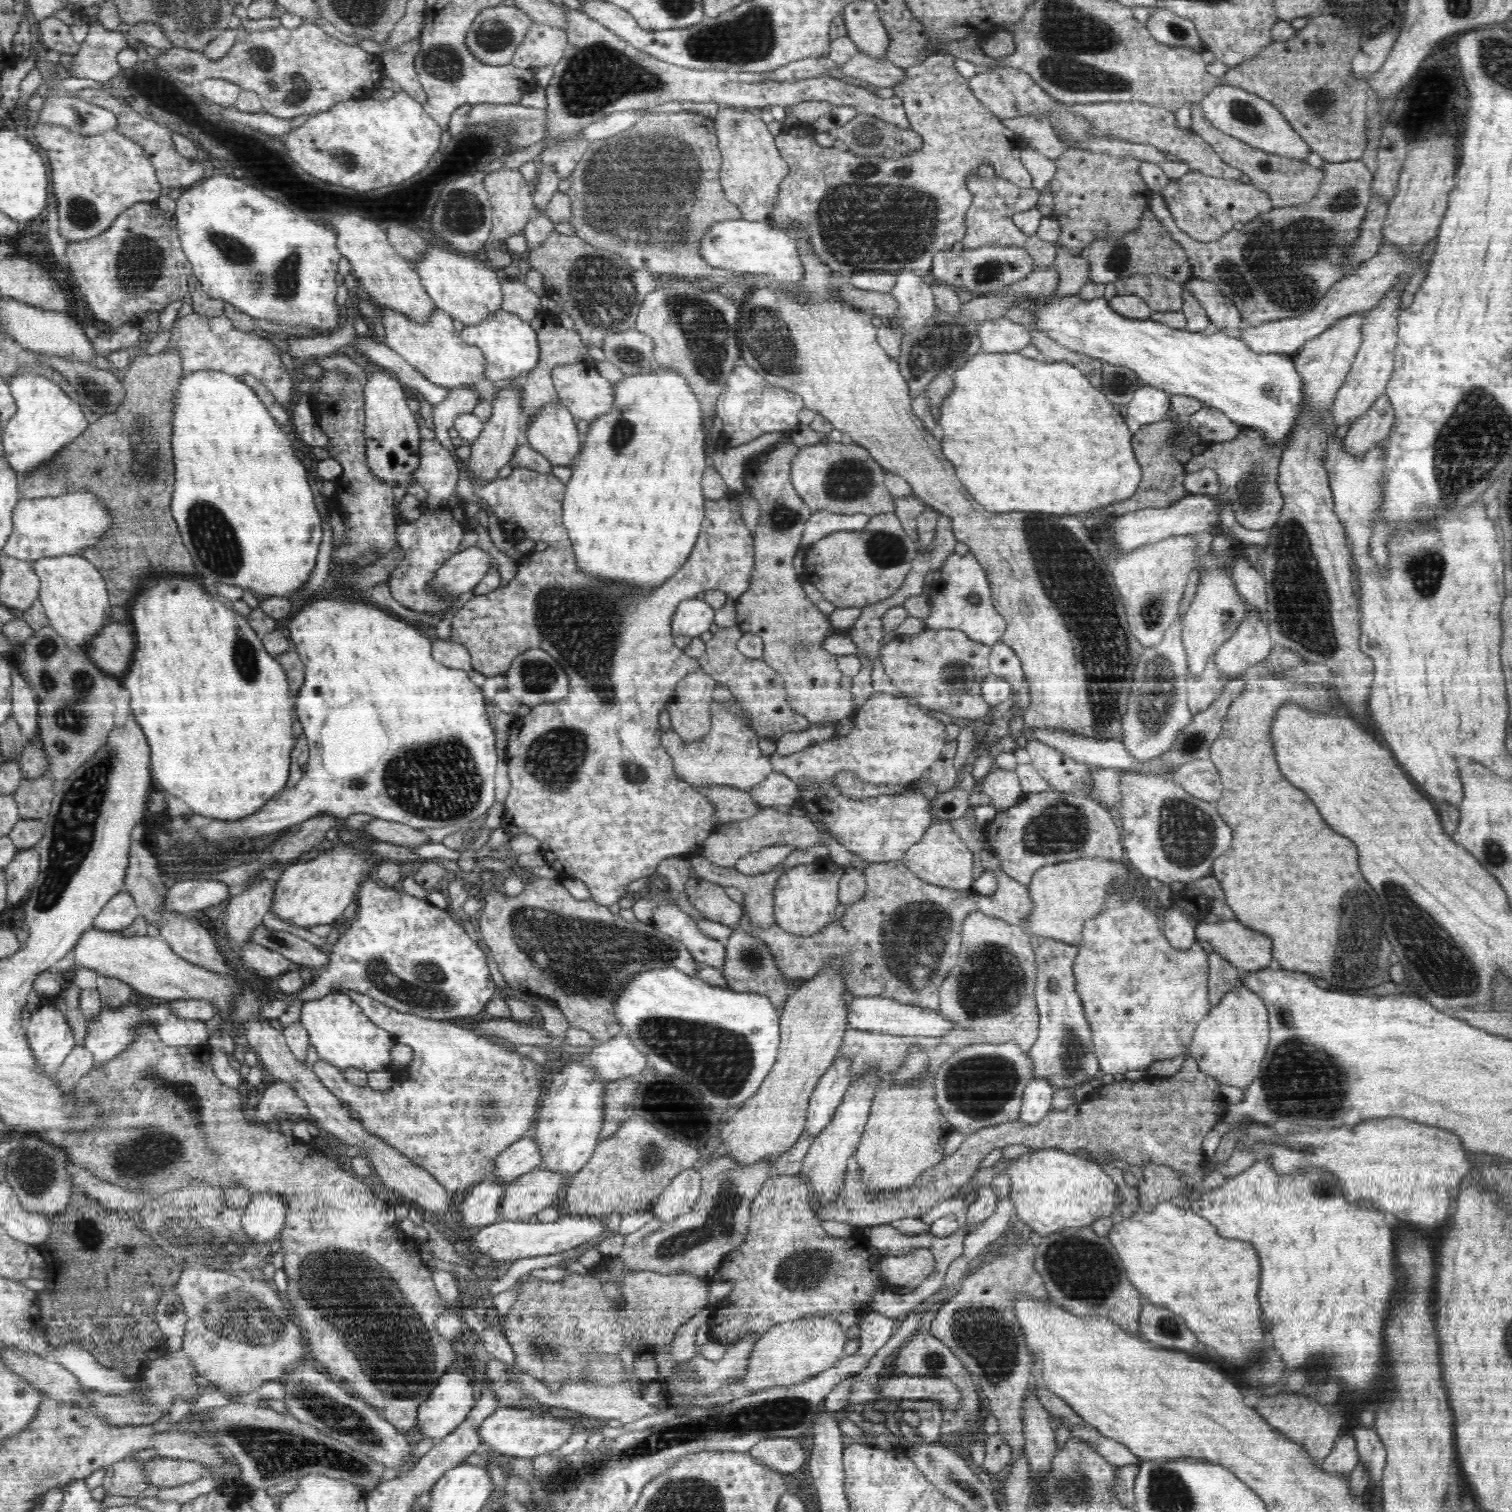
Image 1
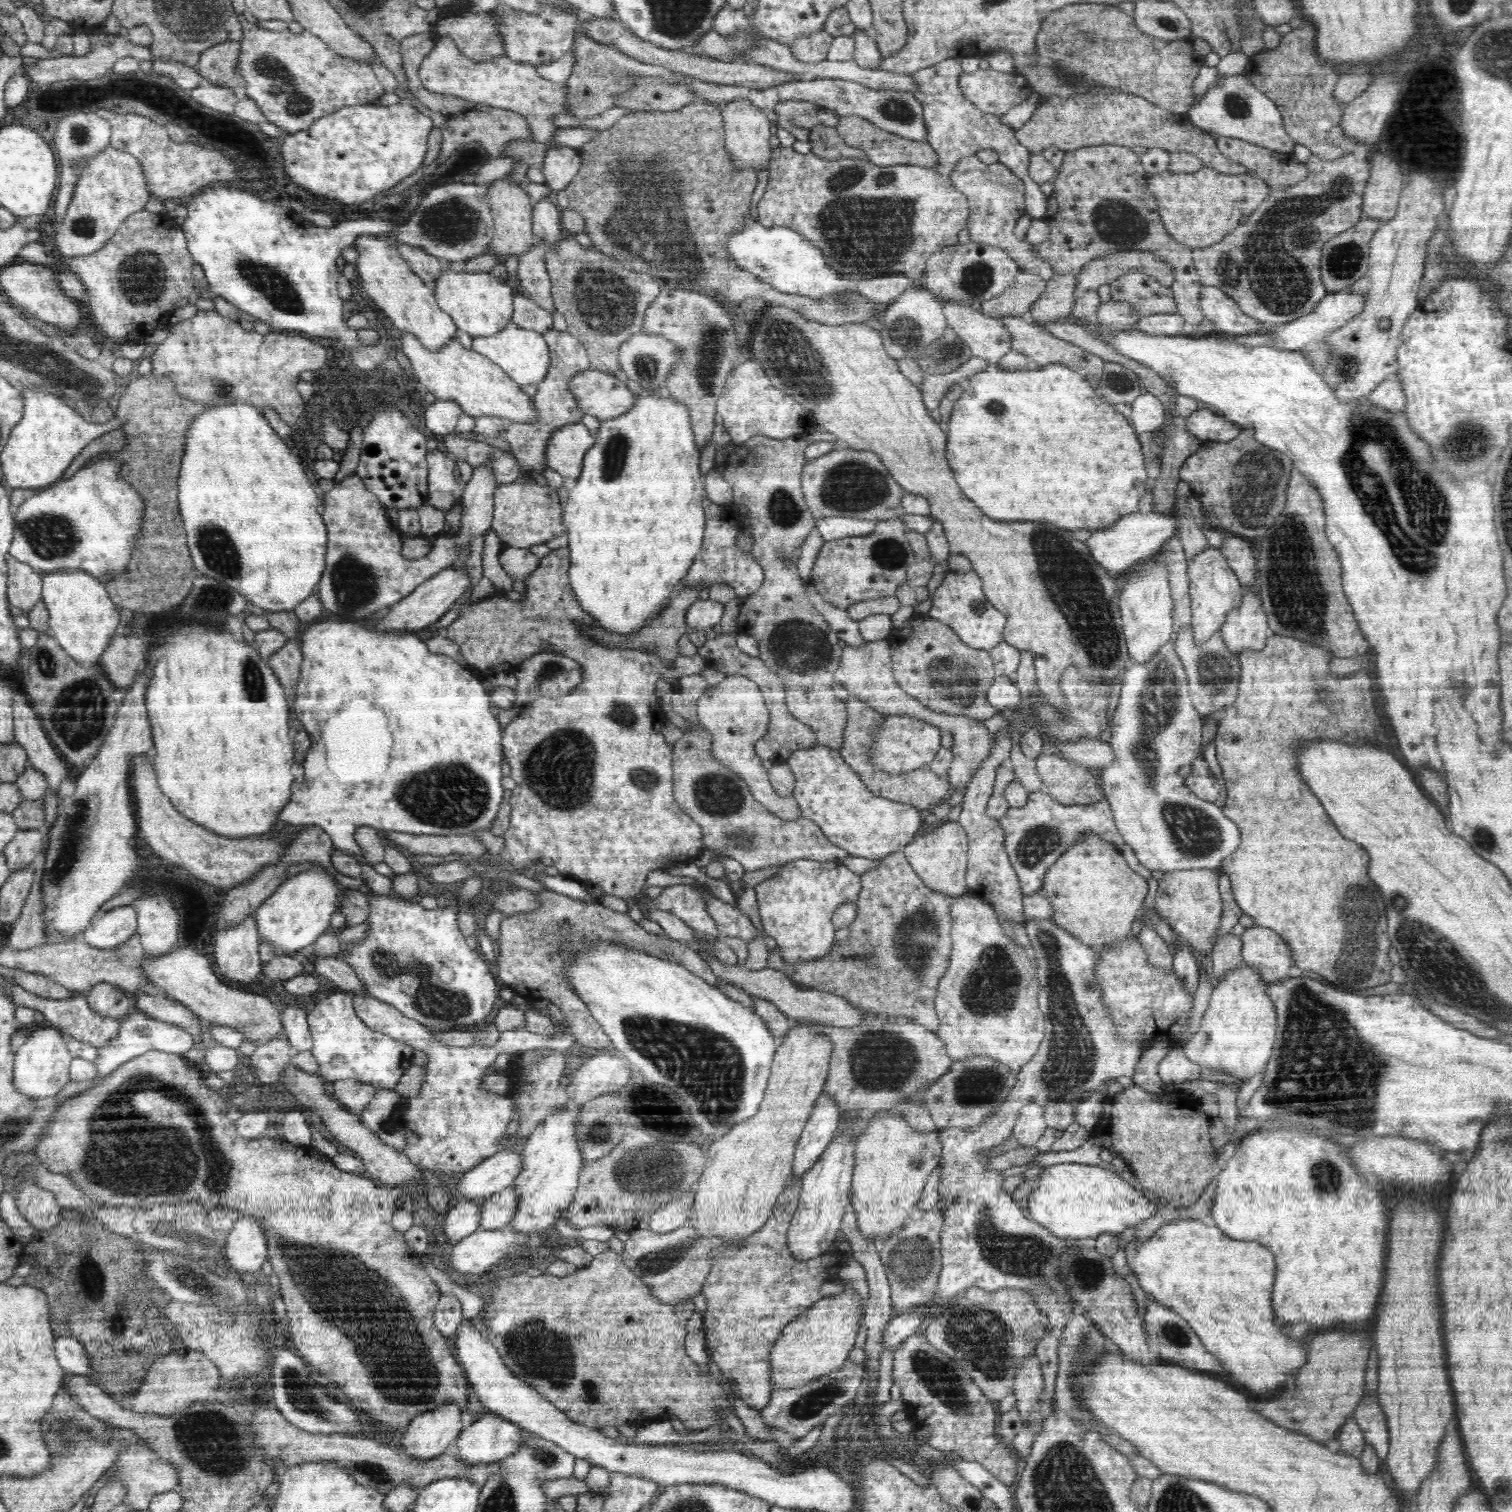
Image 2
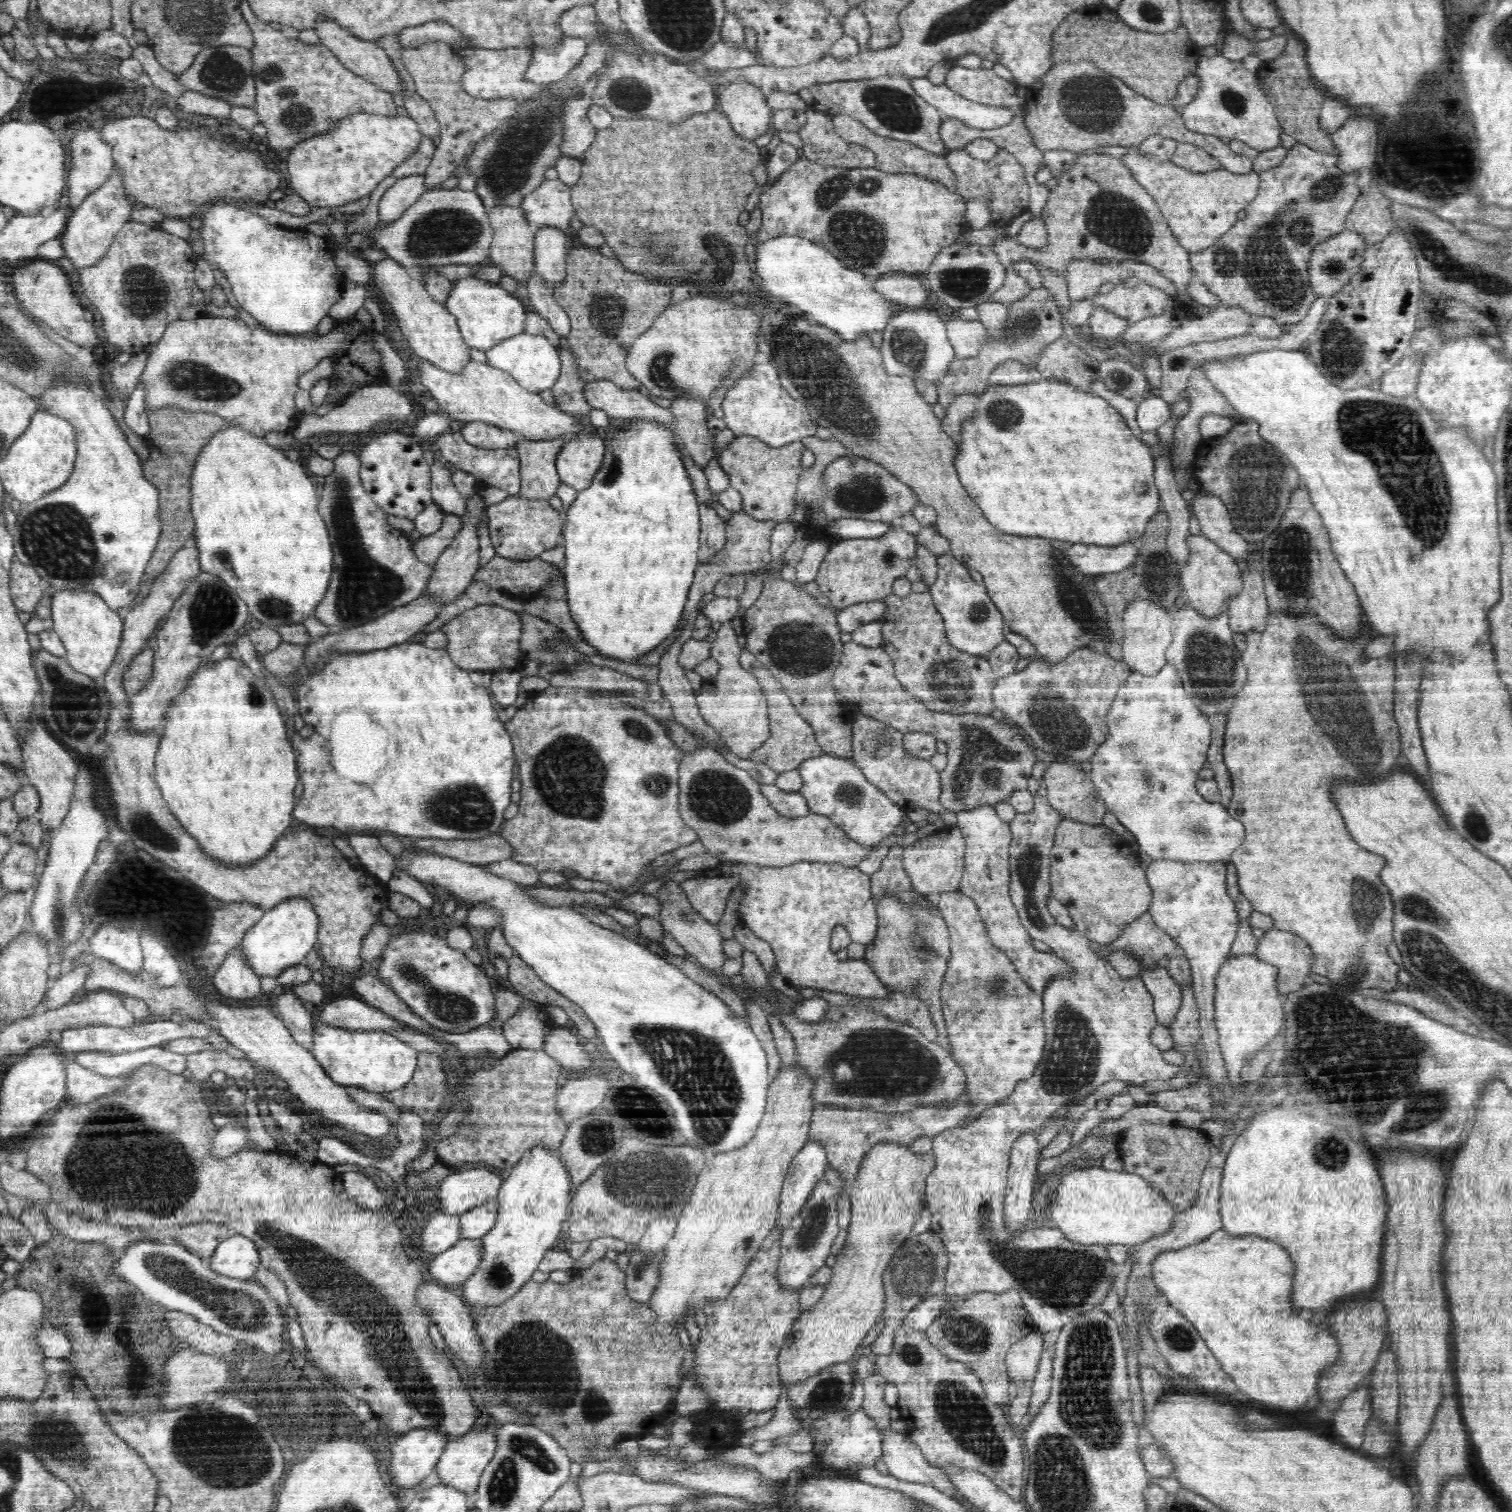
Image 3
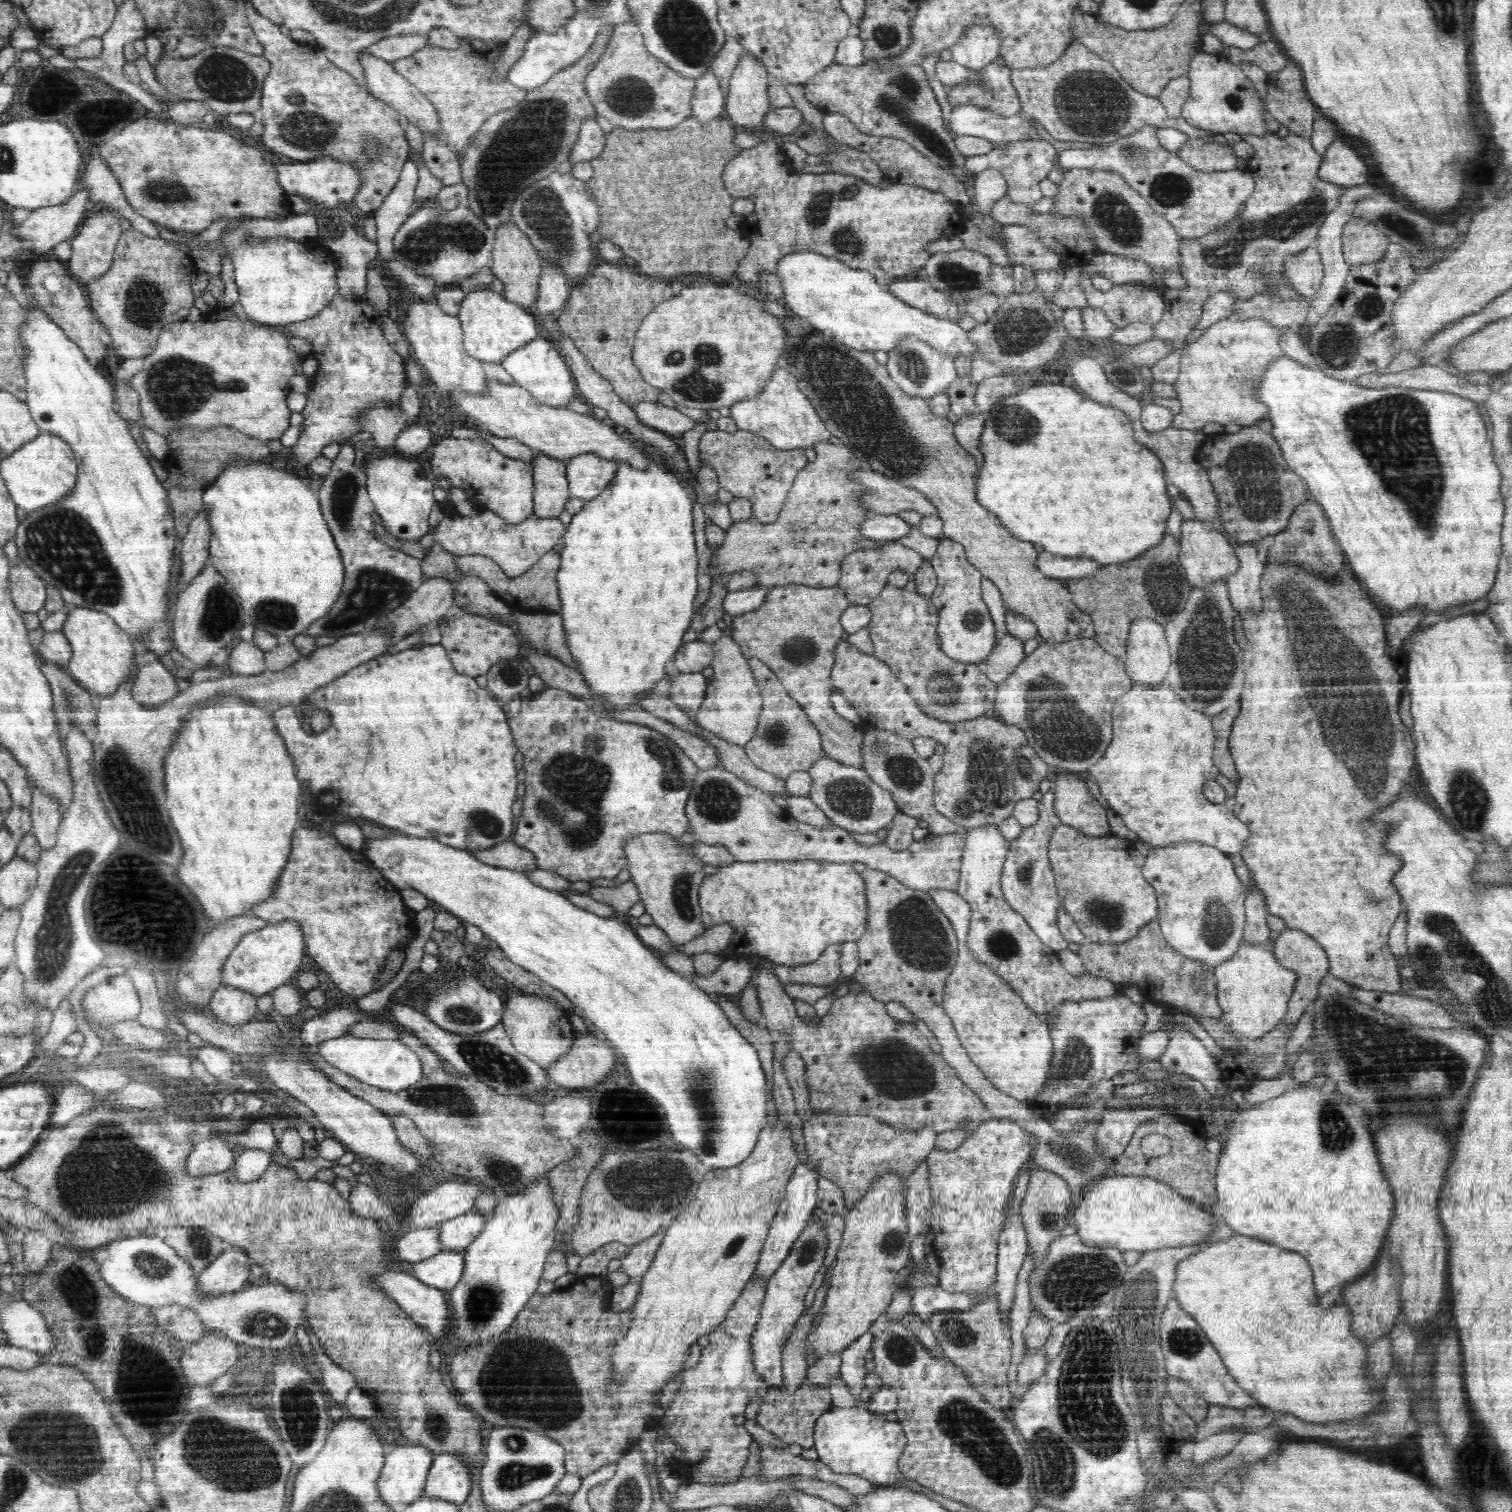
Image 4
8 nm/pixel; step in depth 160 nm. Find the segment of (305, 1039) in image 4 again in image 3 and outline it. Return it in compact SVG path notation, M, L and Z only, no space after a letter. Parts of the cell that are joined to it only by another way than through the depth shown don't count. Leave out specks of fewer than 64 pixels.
M352 997L340 998L327 1004L321 1011L319 1022L348 1030L386 1031L407 1028L366 1001Z

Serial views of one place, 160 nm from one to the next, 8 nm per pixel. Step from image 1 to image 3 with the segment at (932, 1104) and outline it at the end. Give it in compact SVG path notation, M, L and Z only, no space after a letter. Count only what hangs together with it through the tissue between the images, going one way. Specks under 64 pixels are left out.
M880 1146L868 1162L864 1162L864 1174L855 1178L852 1188L847 1190L851 1202L851 1218L844 1248L836 1256L832 1266L832 1276L825 1286L821 1299L809 1312L799 1316L793 1330L787 1335L777 1358L779 1380L792 1385L811 1379L826 1366L838 1362L851 1361L861 1348L869 1331L878 1323L885 1310L885 1286L883 1274L888 1268L892 1255L913 1234L917 1207L925 1198L927 1176L933 1170L933 1154L928 1151L924 1156L915 1156L910 1150L896 1150L896 1146Z

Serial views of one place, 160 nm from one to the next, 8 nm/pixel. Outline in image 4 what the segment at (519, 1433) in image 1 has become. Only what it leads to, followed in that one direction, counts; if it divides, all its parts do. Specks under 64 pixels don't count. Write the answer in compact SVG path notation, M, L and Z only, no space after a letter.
M436 1454L428 1470L423 1494L427 1500L448 1501L460 1506L468 1498L471 1478L456 1455Z

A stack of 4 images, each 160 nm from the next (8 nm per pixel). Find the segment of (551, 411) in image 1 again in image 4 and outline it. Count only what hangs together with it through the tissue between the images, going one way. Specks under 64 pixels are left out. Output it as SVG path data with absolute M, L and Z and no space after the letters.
M583 454L565 462L571 497L594 501L608 488L618 472L618 462Z

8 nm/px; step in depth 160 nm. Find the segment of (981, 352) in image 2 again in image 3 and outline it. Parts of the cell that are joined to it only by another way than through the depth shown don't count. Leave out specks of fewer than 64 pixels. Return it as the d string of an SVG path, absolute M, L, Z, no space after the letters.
M958 316L945 322L949 341L952 343L956 359L974 359L980 353L981 344L991 332L978 321L963 320Z

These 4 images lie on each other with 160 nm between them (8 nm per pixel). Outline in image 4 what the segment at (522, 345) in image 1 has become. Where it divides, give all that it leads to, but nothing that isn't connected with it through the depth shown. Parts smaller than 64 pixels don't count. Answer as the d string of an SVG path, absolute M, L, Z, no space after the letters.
M540 335L528 345L520 347L503 360L504 370L514 379L515 384L530 392L538 402L554 409L567 408L568 400L578 397L574 391L574 377L568 371L563 355L557 347Z

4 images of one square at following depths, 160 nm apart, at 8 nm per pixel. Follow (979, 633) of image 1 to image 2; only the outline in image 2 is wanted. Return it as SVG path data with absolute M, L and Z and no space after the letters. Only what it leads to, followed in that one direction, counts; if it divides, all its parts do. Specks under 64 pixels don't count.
M974 570L960 574L947 572L932 594L932 606L928 615L948 625L965 645L972 648L989 651L1002 642L1006 617L987 600L981 578Z

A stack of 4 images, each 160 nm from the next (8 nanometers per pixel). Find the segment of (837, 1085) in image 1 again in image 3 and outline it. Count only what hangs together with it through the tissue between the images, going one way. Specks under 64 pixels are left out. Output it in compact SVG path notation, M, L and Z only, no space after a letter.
M808 1142L793 1158L783 1182L779 1214L775 1222L779 1234L788 1230L792 1220L802 1212L828 1168L828 1157L817 1142Z

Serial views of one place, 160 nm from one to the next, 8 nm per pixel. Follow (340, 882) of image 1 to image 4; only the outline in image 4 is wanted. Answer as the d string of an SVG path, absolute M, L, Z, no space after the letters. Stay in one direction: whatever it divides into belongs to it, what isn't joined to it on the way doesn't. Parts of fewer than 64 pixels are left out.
M266 923L266 926L245 934L232 949L221 970L221 983L228 989L236 989L258 998L290 983L291 978L305 968L306 961L304 940L297 924Z

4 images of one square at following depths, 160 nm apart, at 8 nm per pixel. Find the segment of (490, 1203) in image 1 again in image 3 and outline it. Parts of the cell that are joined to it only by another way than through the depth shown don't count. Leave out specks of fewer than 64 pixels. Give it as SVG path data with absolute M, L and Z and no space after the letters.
M433 1212L421 1232L421 1248L432 1254L440 1254L455 1245L460 1238L459 1215Z

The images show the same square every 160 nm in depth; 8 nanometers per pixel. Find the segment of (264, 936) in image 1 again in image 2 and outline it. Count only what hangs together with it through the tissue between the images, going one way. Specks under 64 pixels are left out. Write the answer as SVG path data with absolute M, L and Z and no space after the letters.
M302 951L294 952L290 956L302 960L309 968L309 971L316 971L318 975L322 975L343 991L352 992L354 995L369 996L370 994L370 990L367 990L367 987L360 983L360 978L356 975L356 971L340 957L313 957L309 961L302 955Z

